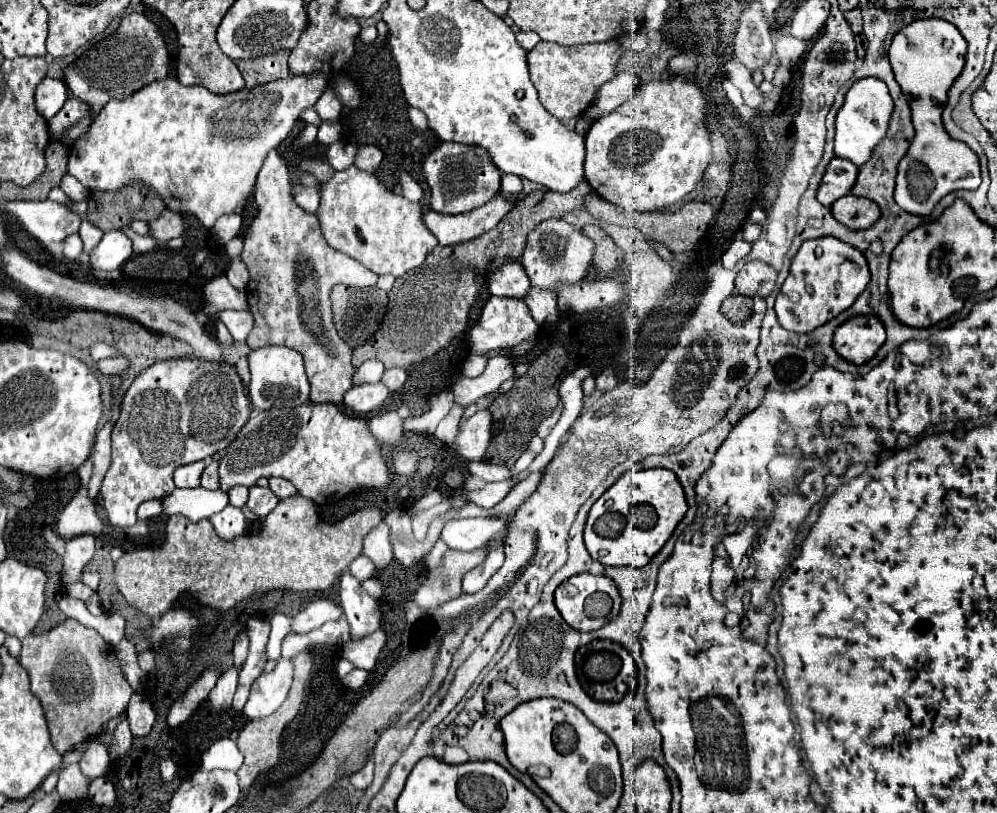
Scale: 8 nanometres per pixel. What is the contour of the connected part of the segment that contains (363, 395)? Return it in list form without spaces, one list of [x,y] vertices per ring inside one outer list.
[[[383,383],[357,385],[357,387],[351,387],[347,395],[343,395],[343,407],[351,409],[357,415],[365,415],[381,407],[387,395],[389,395],[389,389]]]

